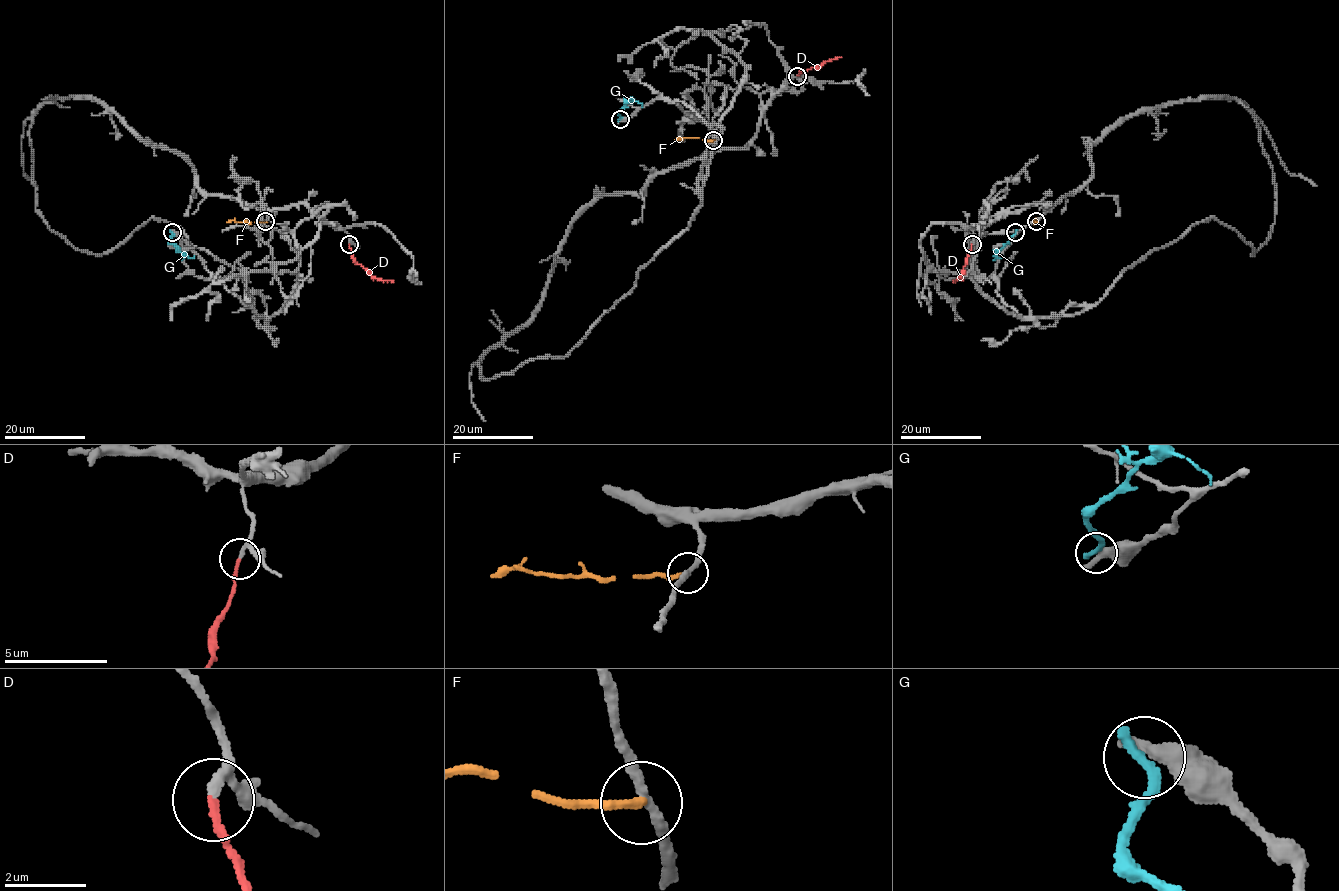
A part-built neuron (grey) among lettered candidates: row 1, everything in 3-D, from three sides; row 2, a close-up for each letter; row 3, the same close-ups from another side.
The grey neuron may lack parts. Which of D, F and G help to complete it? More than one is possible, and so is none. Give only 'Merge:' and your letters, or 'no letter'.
Merge: D

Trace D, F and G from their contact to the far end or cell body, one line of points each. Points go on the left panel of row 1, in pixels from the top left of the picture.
D: (348, 243), (352, 257), (358, 263), (376, 278), (393, 282)
F: (265, 221), (227, 222)
G: (172, 232), (171, 241), (181, 251), (194, 256)

